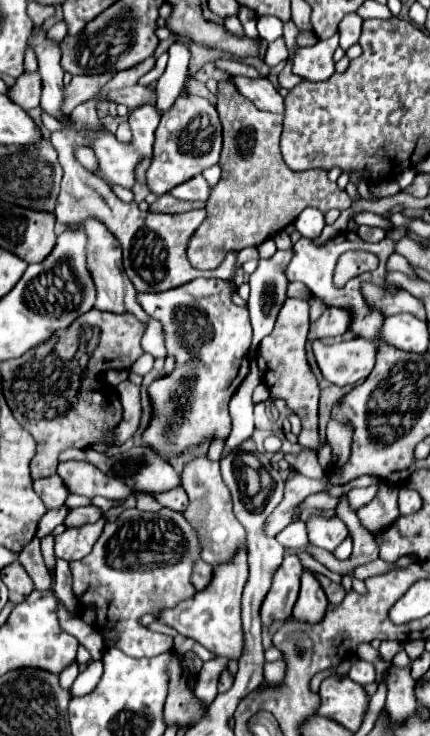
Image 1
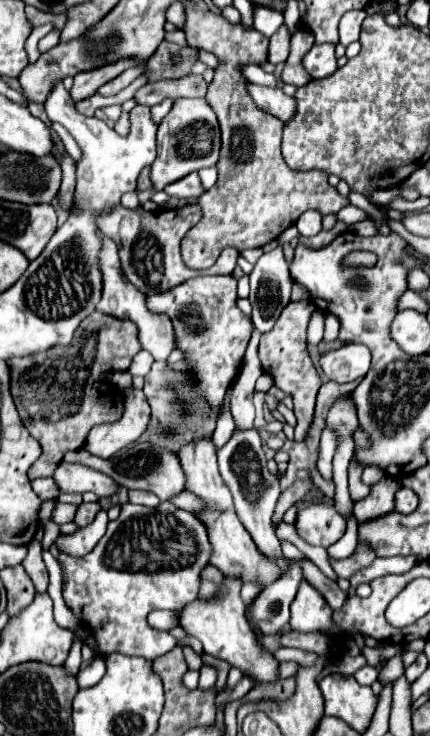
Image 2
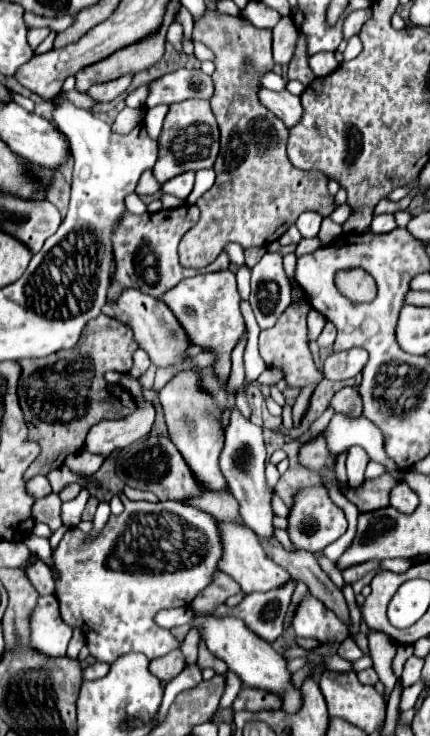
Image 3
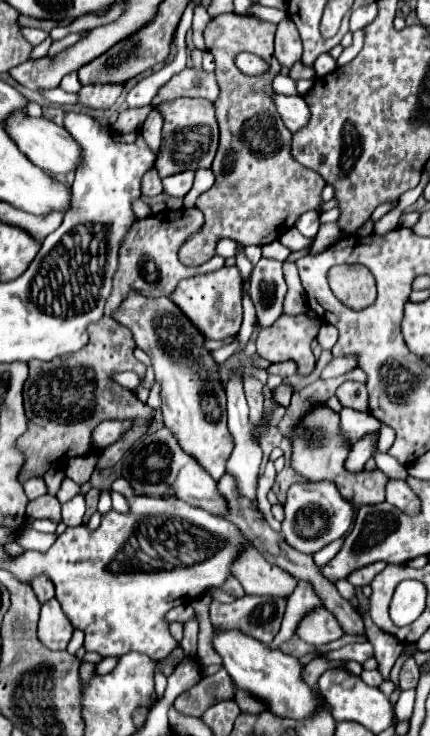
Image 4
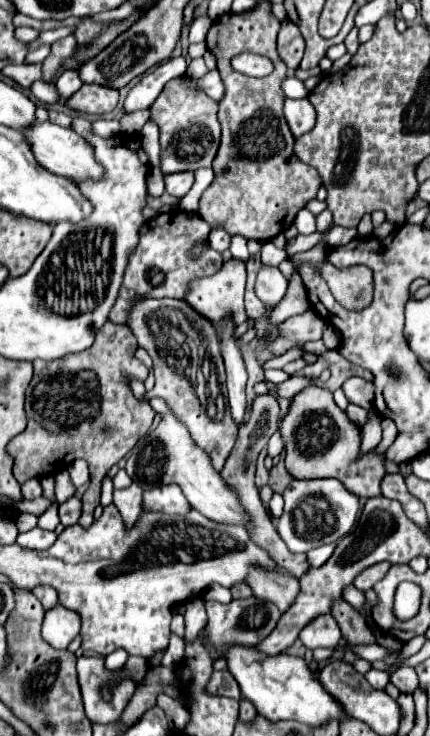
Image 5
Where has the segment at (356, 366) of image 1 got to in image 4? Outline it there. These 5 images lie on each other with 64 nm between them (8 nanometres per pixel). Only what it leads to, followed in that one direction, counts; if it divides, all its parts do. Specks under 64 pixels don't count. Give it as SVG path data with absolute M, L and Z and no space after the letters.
M334 358L324 370L328 370L326 374L324 374L324 370L322 370L322 378L334 378L334 376L342 376L342 374L346 374L348 370L352 370L352 368L356 368L356 358Z

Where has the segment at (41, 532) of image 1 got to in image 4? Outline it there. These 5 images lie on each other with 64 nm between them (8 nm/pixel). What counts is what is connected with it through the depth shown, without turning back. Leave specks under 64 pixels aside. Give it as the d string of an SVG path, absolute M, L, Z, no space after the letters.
M84 494L74 496L66 504L62 504L62 522L66 526L78 526L84 516Z

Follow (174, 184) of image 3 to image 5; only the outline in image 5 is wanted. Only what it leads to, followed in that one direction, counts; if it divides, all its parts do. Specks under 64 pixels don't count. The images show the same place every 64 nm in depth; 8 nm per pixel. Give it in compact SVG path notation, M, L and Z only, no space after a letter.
M178 172L178 174L168 174L164 178L166 182L166 192L170 196L176 196L176 198L182 198L188 194L188 190L192 188L194 184L194 174L192 172Z

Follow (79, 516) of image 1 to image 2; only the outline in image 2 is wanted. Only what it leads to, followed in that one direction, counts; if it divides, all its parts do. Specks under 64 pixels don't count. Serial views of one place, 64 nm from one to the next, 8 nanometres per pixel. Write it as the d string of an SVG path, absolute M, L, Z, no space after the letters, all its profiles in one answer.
M90 502L90 504L82 504L80 508L78 508L78 514L76 514L76 524L78 526L88 526L92 520L94 520L94 516L96 516L96 512L100 510L100 504L98 502Z

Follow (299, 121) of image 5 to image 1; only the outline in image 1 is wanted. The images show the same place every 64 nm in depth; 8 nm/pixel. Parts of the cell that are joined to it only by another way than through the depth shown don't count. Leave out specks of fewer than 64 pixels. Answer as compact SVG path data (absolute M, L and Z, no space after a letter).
M234 76L234 82L238 86L238 90L254 102L256 108L266 110L266 112L274 112L274 114L284 114L284 98L280 96L280 92L272 86L270 80L250 80L250 78L242 78L242 76Z

